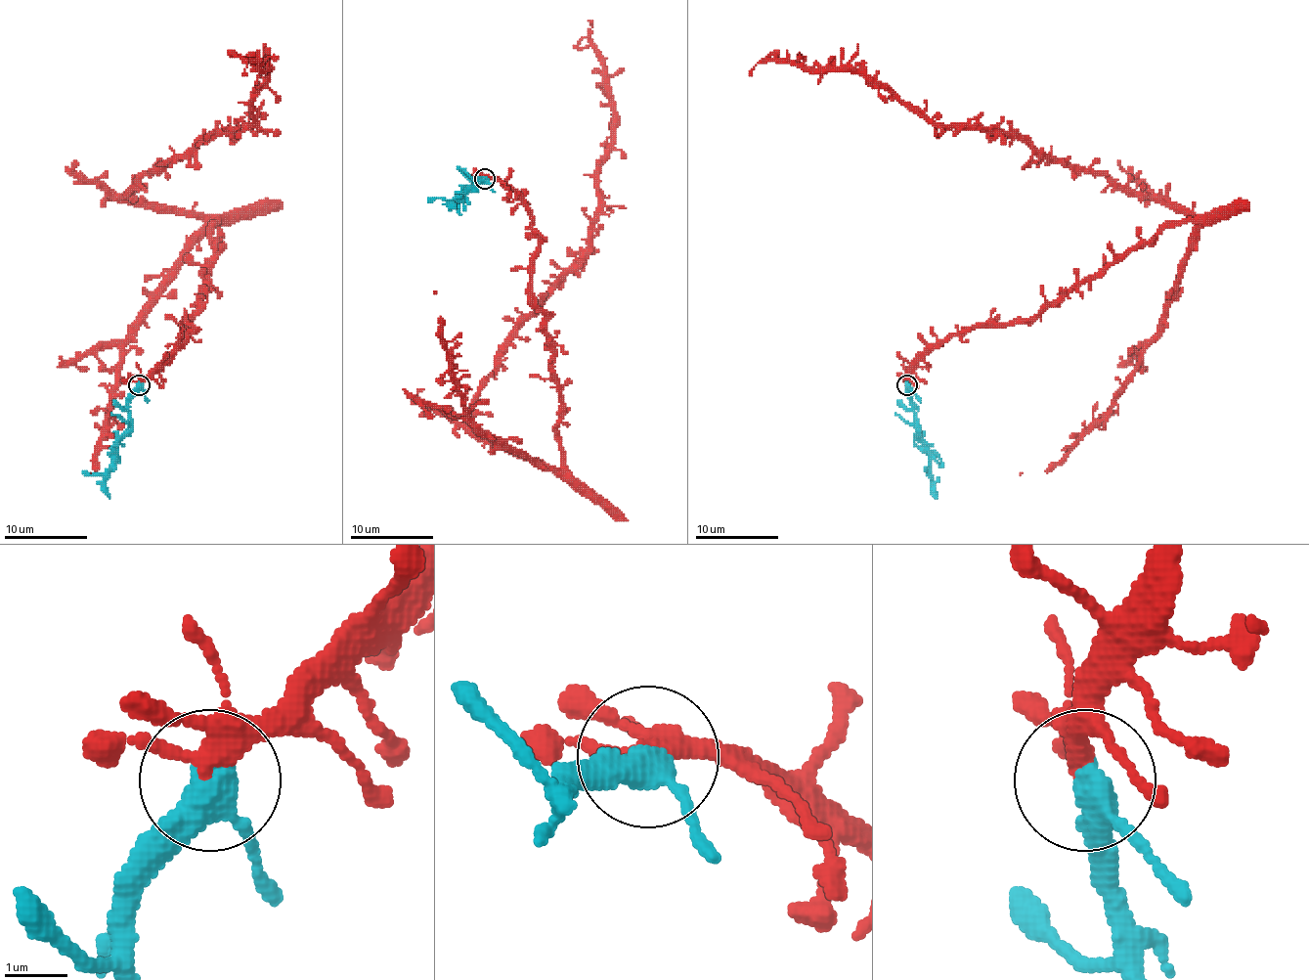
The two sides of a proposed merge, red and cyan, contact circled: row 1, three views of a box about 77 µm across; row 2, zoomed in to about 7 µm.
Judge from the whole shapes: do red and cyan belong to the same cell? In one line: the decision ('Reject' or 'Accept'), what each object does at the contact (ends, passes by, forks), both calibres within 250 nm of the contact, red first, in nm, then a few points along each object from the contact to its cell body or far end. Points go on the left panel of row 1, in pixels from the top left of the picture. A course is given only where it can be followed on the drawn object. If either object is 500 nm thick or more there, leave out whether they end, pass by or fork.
Accept. At the ring red forks. At the ring cyan passes by. Thickness 240 nm (red) against 400 nm. Course of red: (139, 385), (193, 330), (213, 219), (122, 196), (203, 138), (253, 121), (268, 71), (246, 61), (242, 75). Course of cyan: (139, 385), (139, 392), (128, 404), (126, 435), (113, 454), (113, 465), (106, 481), (106, 494), (109, 498)

